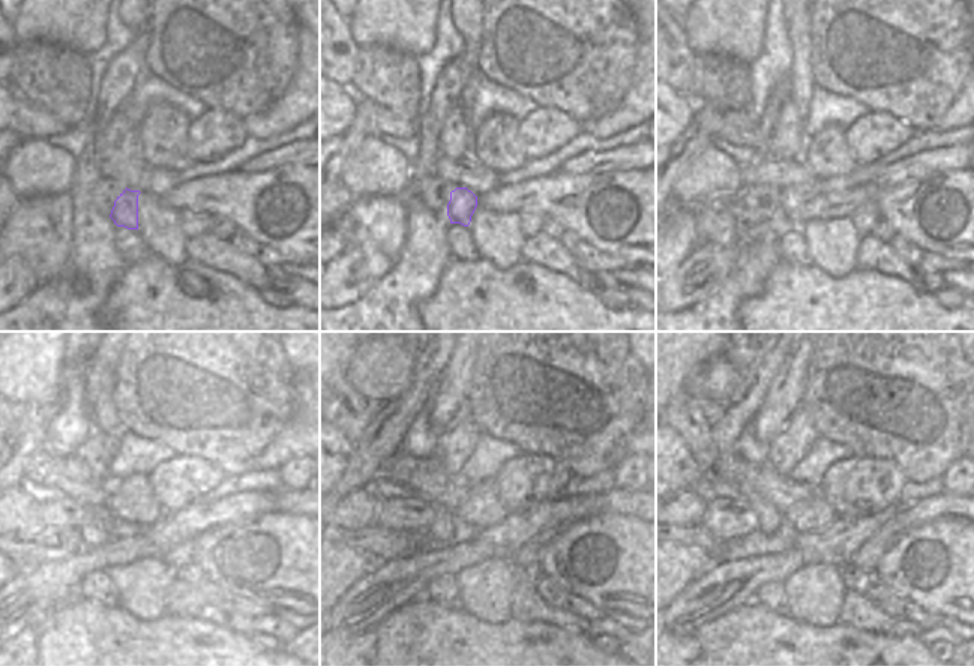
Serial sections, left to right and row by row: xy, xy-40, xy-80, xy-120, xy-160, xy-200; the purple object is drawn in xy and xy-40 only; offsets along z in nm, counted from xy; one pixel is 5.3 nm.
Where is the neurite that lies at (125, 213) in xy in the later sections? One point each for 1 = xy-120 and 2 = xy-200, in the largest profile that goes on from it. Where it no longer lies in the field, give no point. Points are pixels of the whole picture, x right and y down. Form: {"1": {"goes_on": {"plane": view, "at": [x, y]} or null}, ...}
{"1": {"goes_on": {"plane": "xy-120", "at": [111, 536]}}, "2": {"goes_on": {"plane": "xy-200", "at": [689, 419]}}}

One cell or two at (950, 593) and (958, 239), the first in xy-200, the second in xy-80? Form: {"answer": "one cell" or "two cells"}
{"answer": "one cell"}

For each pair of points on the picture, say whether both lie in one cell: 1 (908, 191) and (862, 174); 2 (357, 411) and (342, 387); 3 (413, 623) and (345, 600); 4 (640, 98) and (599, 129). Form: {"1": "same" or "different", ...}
{"1": "different", "2": "same", "3": "different", "4": "same"}

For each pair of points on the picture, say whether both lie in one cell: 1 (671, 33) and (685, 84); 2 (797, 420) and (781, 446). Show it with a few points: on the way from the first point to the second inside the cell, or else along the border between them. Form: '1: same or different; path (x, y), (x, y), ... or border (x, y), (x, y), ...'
1: same; path (671, 45), (671, 65), (677, 72)
2: same; path (797, 426), (787, 440)

